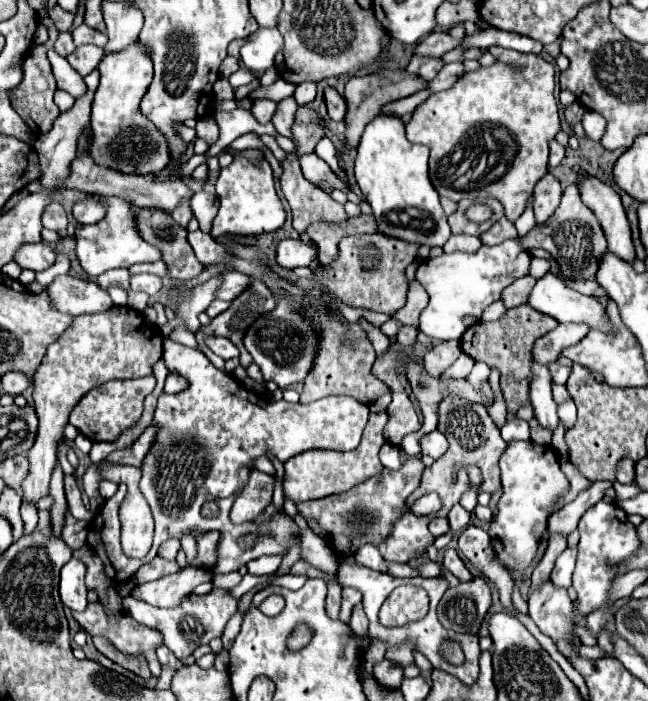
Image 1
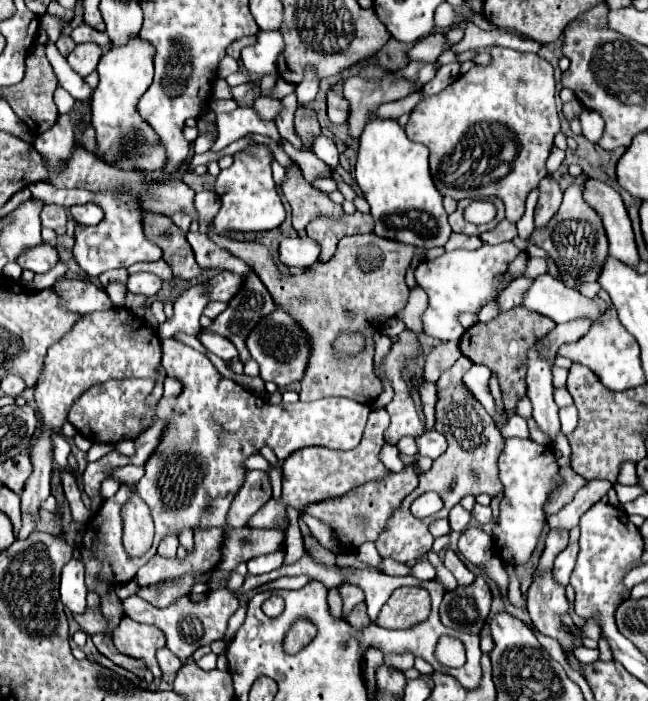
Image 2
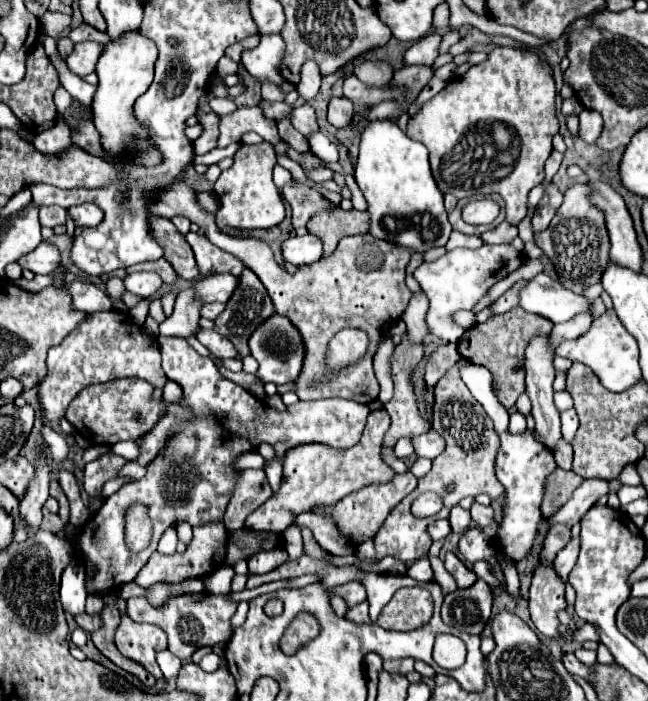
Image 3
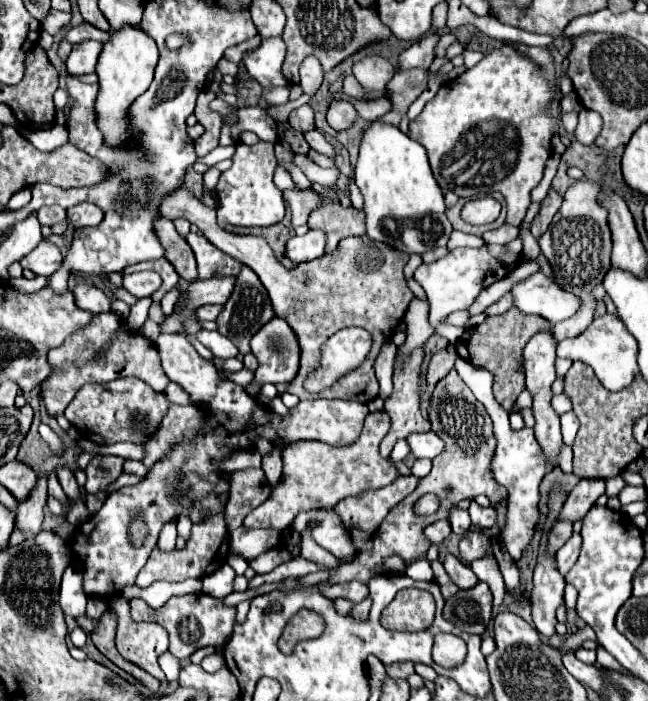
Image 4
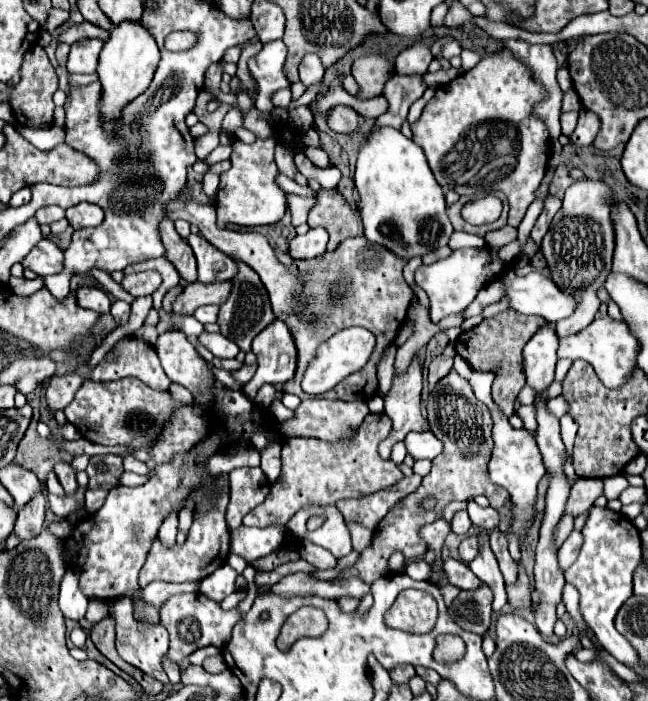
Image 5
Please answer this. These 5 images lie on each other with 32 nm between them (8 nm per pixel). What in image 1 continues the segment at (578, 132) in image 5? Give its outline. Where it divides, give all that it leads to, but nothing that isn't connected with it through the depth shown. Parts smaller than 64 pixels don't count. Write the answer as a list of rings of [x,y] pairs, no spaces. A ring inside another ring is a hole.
[[[588,110],[588,112],[584,114],[582,126],[584,126],[588,138],[594,140],[594,142],[598,142],[598,140],[604,136],[604,132],[606,132],[606,120],[604,120],[598,112],[590,112],[590,110]]]

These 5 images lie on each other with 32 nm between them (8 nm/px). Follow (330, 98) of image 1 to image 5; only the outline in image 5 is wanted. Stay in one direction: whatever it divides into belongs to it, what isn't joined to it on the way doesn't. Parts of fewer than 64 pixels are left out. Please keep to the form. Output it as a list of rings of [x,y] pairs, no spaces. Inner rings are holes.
[[[338,104],[328,112],[328,126],[334,132],[352,132],[358,128],[358,114],[352,106]]]

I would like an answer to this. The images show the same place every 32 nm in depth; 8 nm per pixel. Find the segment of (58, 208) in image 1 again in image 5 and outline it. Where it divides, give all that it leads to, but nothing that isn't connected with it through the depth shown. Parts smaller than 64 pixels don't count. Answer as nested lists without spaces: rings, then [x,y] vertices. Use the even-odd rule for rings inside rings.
[[[44,206],[36,212],[36,220],[40,224],[52,224],[62,218],[64,218],[64,208],[60,208],[60,206]]]

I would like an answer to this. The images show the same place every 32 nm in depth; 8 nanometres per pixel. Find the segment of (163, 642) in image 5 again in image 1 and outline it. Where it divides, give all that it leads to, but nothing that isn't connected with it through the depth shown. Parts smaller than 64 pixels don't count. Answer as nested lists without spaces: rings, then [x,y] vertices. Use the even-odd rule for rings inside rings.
[[[100,602],[88,604],[84,612],[72,612],[78,624],[90,636],[102,636],[110,640],[120,652],[128,654],[146,654],[152,676],[160,676],[160,662],[154,654],[154,648],[162,644],[160,634],[152,628],[144,628],[132,616],[124,614],[124,610],[116,614],[108,614]]]

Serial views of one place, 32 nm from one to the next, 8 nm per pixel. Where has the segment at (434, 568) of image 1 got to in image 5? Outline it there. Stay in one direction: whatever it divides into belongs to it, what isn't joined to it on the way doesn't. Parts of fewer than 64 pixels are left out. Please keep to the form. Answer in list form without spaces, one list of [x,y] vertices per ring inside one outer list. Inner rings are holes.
[[[424,560],[408,562],[404,572],[406,572],[412,580],[430,580],[430,576],[432,576],[432,568],[430,568],[430,564],[424,562]]]

